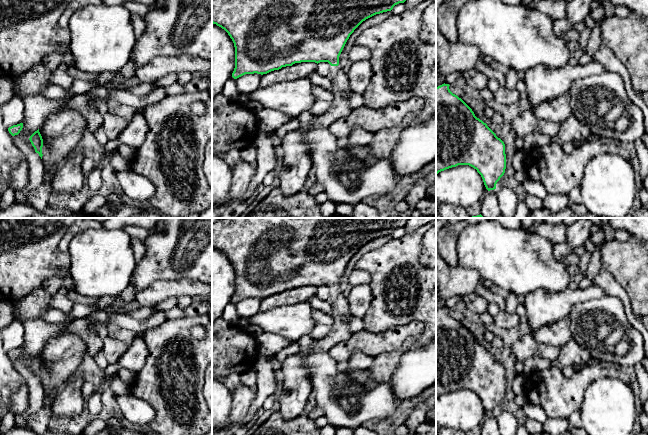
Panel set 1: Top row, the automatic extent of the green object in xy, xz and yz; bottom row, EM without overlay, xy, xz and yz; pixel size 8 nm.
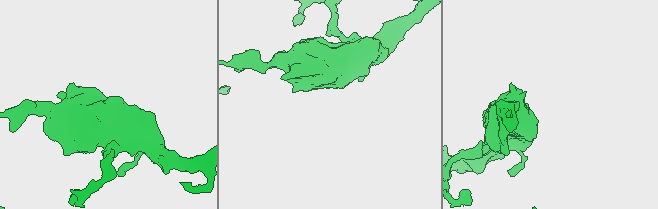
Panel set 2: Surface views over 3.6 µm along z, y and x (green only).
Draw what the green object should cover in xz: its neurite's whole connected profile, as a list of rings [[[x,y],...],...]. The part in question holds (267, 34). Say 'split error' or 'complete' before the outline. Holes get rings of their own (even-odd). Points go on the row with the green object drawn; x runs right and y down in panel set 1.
split error | [[[212,0],[212,23],[224,29],[230,38],[232,39],[235,47],[235,68],[232,73],[232,77],[237,79],[245,74],[267,74],[274,70],[279,70],[282,67],[292,66],[295,63],[301,62],[328,62],[331,65],[328,78],[332,82],[333,93],[335,95],[334,101],[331,104],[330,109],[323,115],[315,116],[314,123],[320,124],[325,127],[336,121],[339,118],[345,117],[350,114],[352,109],[349,106],[348,99],[345,97],[346,93],[349,93],[350,85],[347,73],[345,73],[339,65],[339,56],[354,30],[366,19],[383,12],[391,11],[393,7],[399,3],[404,3],[406,0]]]

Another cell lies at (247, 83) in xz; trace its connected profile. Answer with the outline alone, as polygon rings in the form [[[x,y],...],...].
[[[254,73],[254,74],[245,74],[235,79],[239,94],[245,93],[250,94],[253,91],[259,89],[261,77],[262,77],[261,74]]]

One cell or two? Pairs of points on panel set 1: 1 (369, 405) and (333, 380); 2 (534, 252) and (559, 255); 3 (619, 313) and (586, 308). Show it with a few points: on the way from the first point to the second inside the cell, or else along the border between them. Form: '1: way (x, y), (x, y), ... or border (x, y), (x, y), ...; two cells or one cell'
1: way (360, 398), (351, 390), (342, 386); one cell
2: border (552, 244), (553, 256), (563, 264); two cells
3: way (611, 307), (594, 307); one cell

